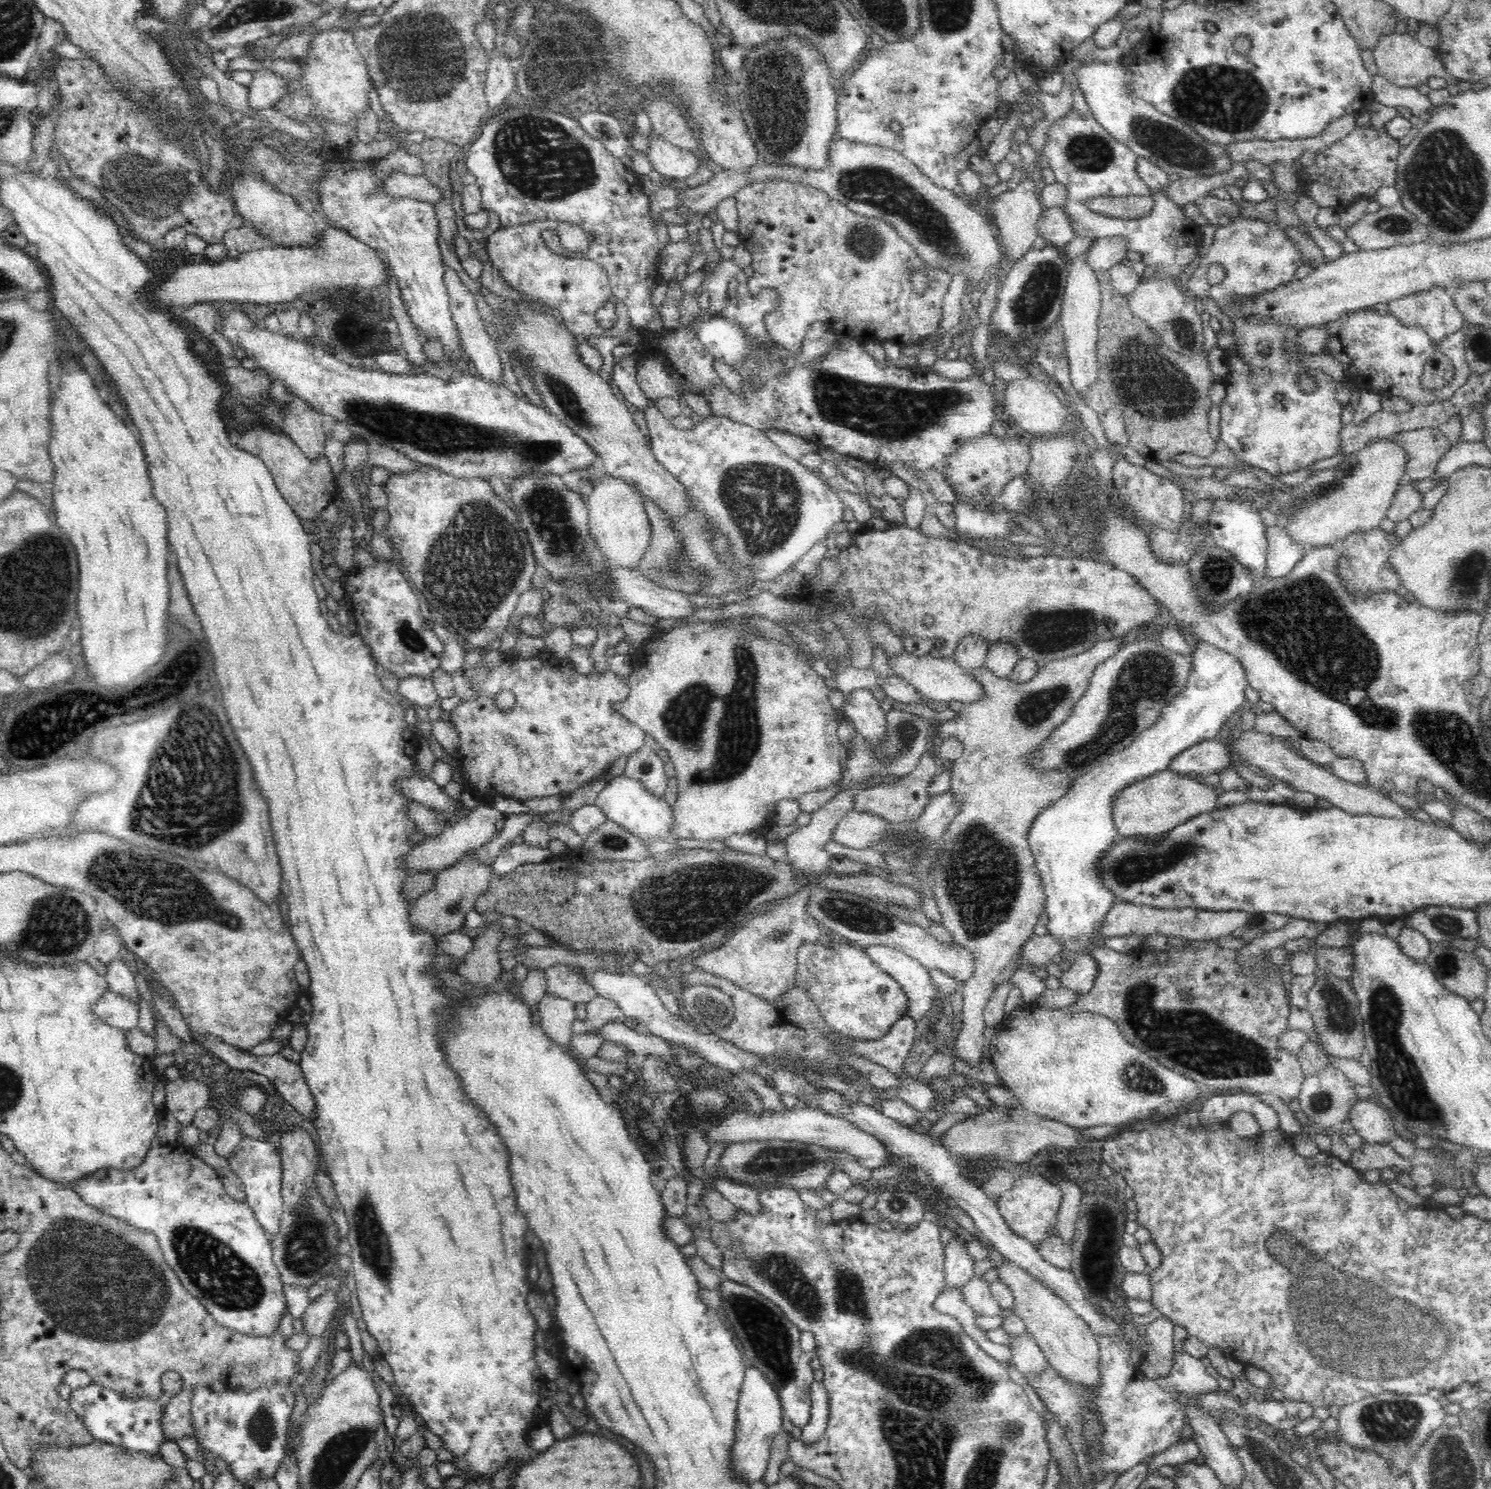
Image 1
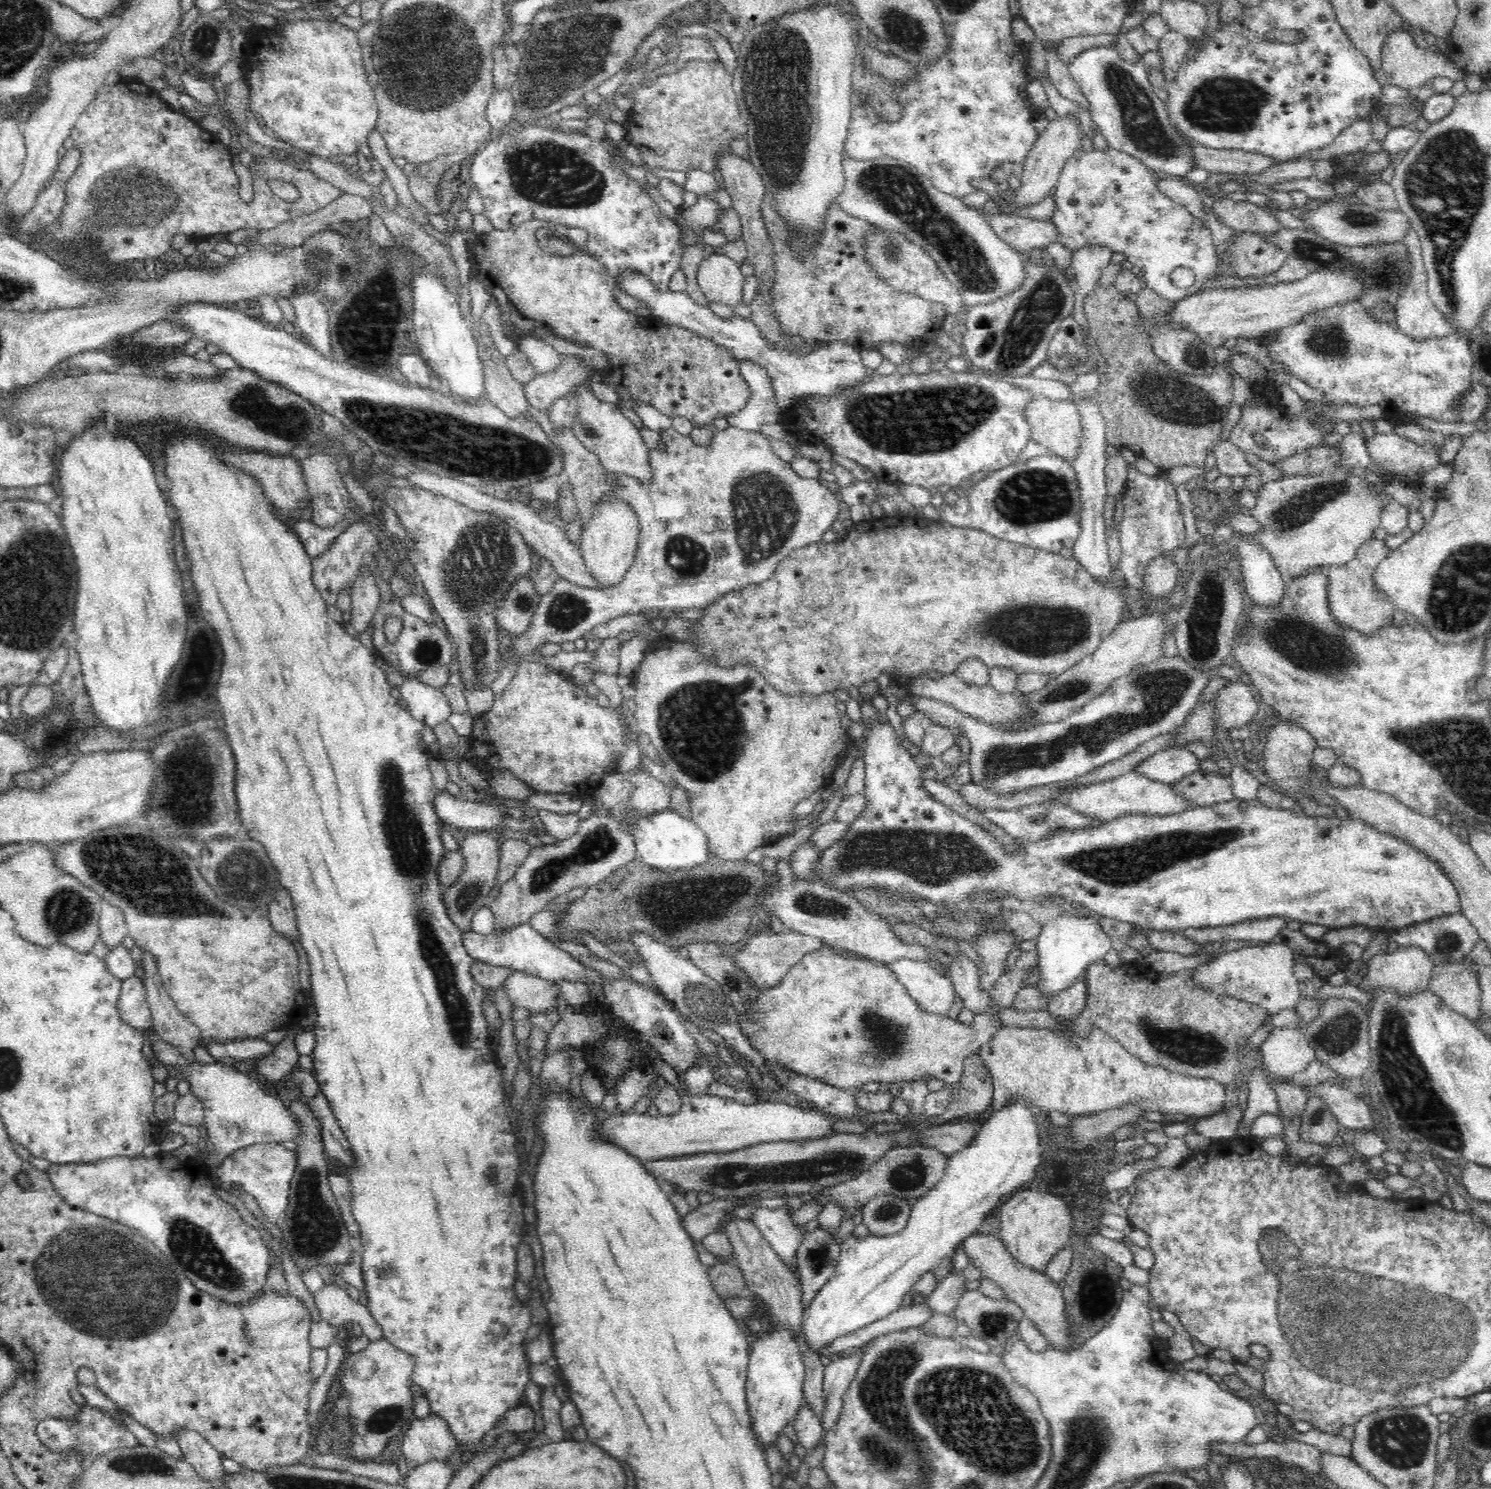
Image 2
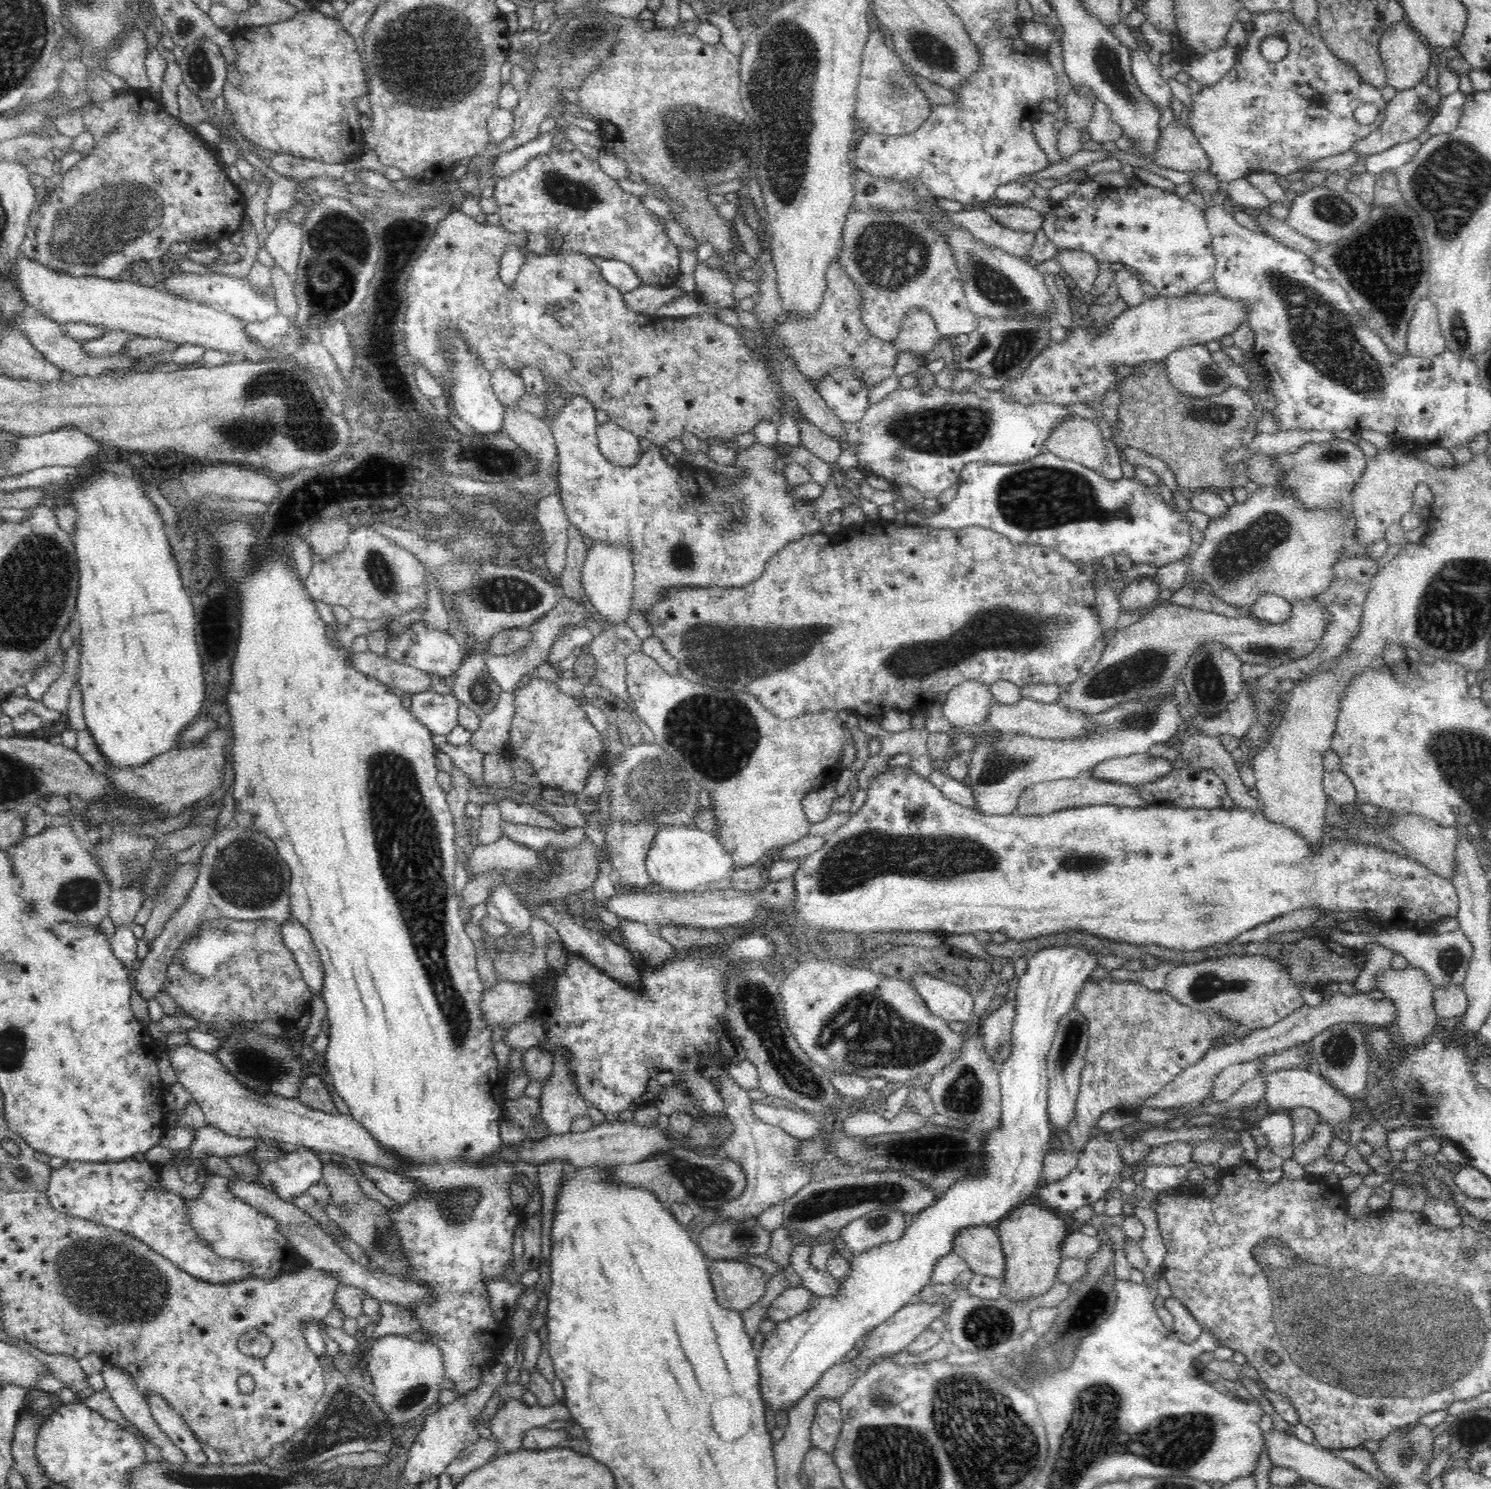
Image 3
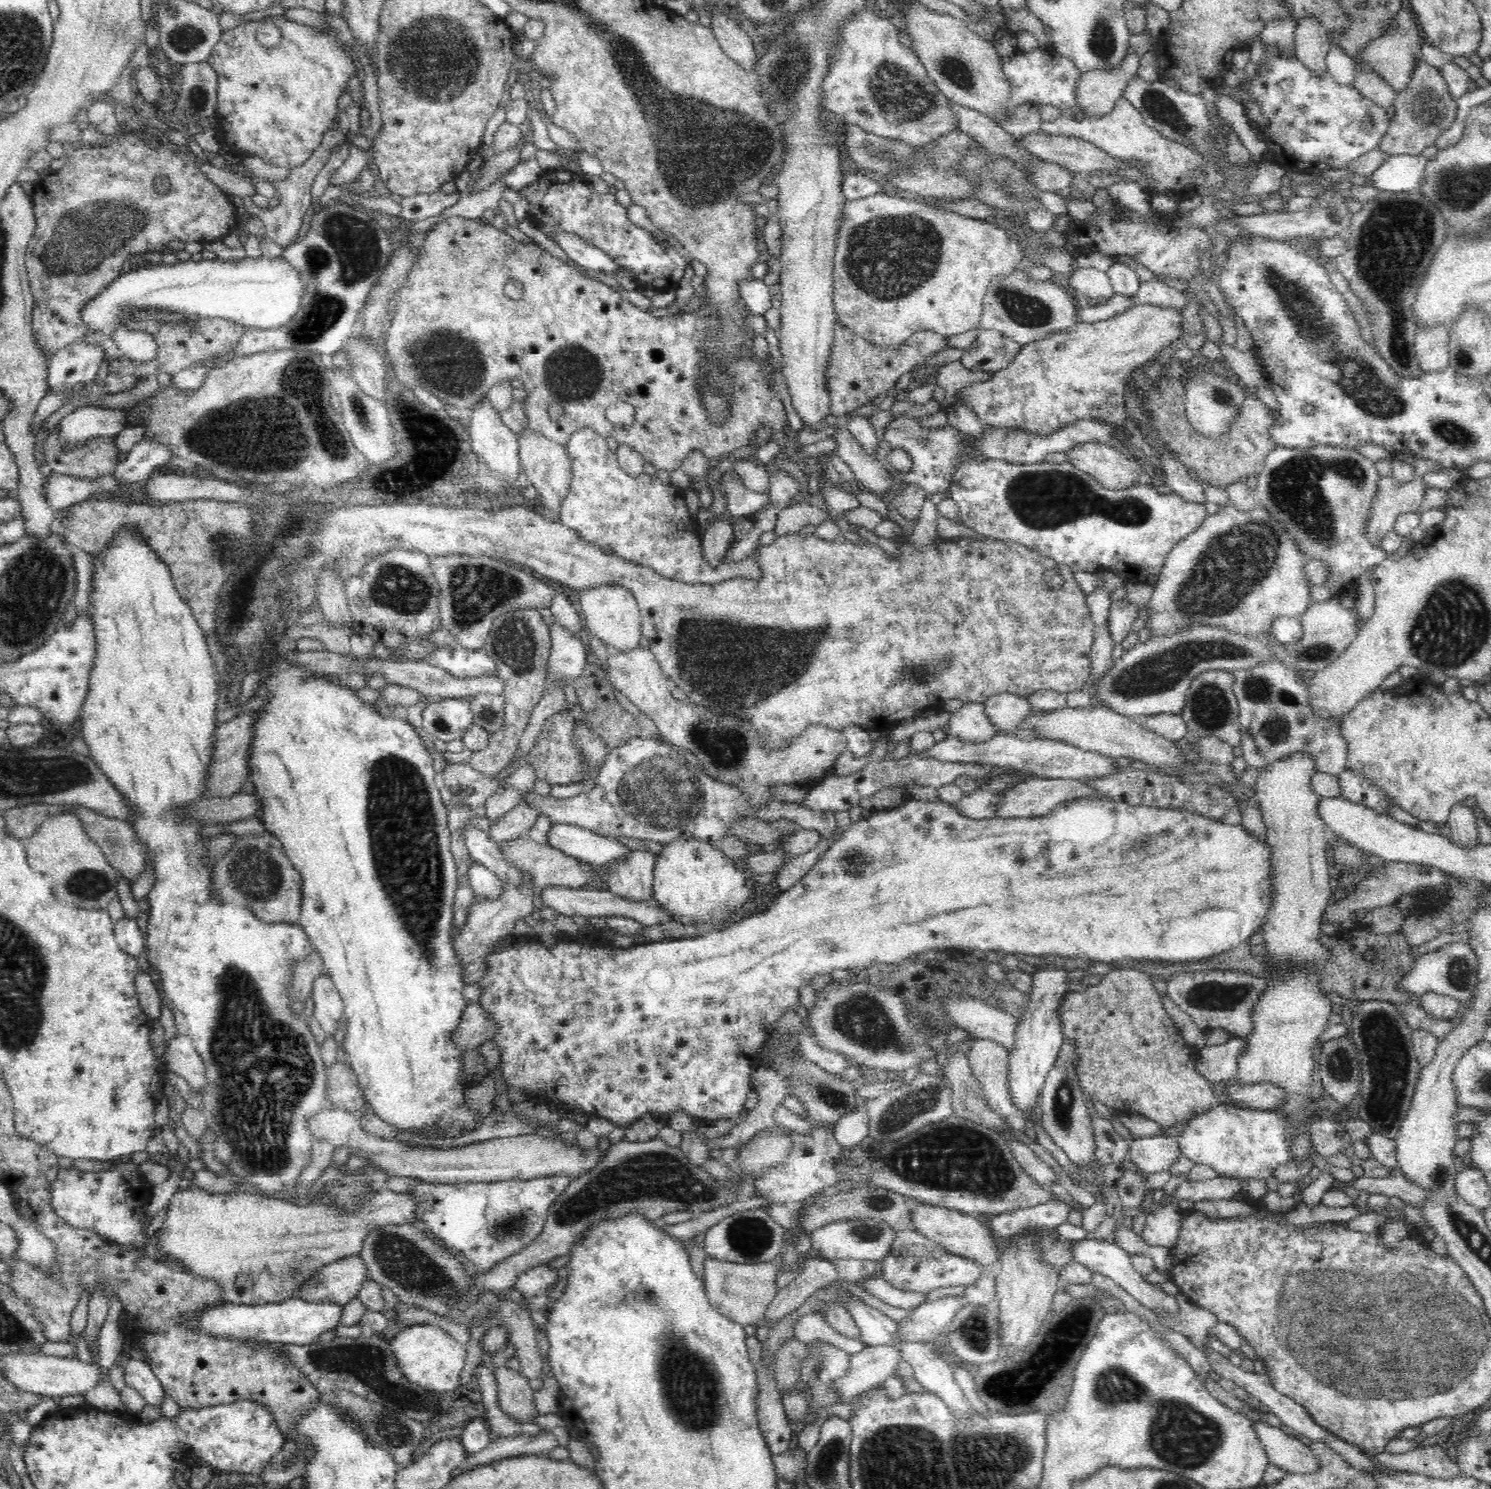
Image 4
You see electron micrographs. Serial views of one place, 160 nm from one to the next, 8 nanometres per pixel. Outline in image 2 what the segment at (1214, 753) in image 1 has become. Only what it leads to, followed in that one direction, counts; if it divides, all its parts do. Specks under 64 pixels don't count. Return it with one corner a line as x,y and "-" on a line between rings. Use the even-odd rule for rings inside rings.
1184,748
1156,752
1133,768
1134,773
1141,774
1156,782
1171,784
1182,780
1184,776
1199,770
1200,760

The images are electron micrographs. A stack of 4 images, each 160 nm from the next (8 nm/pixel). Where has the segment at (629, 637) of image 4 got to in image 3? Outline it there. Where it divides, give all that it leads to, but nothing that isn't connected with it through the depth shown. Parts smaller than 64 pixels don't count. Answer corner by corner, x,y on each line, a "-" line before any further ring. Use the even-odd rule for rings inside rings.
595,542
593,547
588,549
581,583
588,600
606,622
616,625
631,623
635,594
632,558
628,543
622,547
614,547
614,544

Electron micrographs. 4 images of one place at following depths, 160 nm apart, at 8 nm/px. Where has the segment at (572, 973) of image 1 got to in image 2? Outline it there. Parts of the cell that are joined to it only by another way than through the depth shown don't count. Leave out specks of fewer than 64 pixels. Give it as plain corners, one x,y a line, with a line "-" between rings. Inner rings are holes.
518,971
504,981
503,989
516,1009
526,1008
531,1015
552,1009
560,992
554,981

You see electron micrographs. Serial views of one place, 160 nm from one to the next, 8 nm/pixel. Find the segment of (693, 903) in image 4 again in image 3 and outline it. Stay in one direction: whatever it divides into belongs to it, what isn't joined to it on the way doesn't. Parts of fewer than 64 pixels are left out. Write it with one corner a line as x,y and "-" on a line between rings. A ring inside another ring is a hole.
664,826
658,830
645,862
653,882
671,893
689,893
700,888
723,885
730,881
732,857
718,838
696,826

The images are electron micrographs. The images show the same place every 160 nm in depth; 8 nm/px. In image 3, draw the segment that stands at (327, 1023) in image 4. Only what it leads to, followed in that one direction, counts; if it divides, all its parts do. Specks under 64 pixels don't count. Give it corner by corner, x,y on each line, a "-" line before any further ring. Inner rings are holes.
292,914
282,924
282,939
284,945
294,953
298,966
302,969
303,977
312,994
322,995
324,988
324,969
322,959
316,950
309,930

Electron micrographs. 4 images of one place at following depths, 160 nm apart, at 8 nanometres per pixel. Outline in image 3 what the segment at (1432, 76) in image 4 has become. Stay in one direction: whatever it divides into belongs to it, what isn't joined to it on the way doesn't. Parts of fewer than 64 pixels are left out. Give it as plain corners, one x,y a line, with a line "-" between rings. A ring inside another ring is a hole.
1426,79
1416,84
1414,88
1397,91
1395,98
1387,104
1386,119
1381,128
1367,138
1356,142
1356,146
1350,151
1367,157
1372,154
1380,154
1380,152
1388,150
1390,146
1396,146
1400,142
1418,139
1418,136
1426,132
1431,121
1440,112
1442,100
1443,97
1440,95
1439,89
1437,87
1431,88

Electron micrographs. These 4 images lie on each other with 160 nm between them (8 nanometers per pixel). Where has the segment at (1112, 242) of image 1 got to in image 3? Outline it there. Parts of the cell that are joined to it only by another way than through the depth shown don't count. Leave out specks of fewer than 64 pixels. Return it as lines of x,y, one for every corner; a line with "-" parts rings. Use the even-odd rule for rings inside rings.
1064,249
1055,254
1055,259
1060,263
1062,274
1076,281
1083,296
1094,286
1099,267
1098,261
1091,254

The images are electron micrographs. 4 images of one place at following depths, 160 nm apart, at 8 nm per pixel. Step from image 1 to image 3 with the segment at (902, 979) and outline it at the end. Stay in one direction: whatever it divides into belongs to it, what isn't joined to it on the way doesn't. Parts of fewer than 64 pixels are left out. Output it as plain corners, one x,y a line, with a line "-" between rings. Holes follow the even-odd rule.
914,974
911,984
916,987
932,1015
939,1016
948,1024
972,1024
974,997
962,990
961,986
940,980
931,974

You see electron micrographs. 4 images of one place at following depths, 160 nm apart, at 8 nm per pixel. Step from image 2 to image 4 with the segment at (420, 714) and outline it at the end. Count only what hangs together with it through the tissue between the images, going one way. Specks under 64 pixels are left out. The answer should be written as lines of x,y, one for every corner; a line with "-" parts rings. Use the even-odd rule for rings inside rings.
467,698
429,699
423,710
423,730
432,739
460,740
472,726
472,709

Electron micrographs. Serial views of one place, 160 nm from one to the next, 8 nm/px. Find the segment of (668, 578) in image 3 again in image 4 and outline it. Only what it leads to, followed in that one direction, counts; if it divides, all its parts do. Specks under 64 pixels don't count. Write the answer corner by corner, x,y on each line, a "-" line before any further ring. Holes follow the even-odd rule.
591,428
576,430
566,444
566,453
572,461
570,464
572,480
569,493
562,499
560,505
559,520
568,528
577,530
577,534
587,542
593,542
602,549
610,548
618,558
624,558
627,562
634,562
639,566
646,566
662,577
686,584
714,585
732,580
732,578
747,580
761,578
762,570
758,561
754,559
754,552
738,563
728,561
725,556
716,568
706,562
702,550
703,538
698,533
696,514
689,511
685,501
689,492
671,484
662,483
656,475
650,477
642,472
636,478
630,476
620,468
616,453
610,451
606,439
596,434

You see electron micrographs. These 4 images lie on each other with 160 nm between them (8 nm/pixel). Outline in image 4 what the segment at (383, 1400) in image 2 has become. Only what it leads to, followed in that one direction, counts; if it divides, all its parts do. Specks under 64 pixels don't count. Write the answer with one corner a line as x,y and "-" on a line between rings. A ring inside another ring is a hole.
412,1325
400,1333
394,1333
390,1349
396,1355
396,1361
402,1369
402,1375
408,1381
440,1394
452,1392
460,1384
464,1370
466,1349
458,1339
452,1338
444,1329
436,1325

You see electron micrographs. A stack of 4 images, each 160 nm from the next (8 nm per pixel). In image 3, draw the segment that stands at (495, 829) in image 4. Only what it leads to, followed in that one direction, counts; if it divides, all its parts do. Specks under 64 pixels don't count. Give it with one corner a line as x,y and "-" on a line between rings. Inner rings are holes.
512,799
496,800
500,806
500,811
505,822
512,824
527,824
528,826
540,826
550,829
565,829
564,826
558,823
548,814
538,812
533,806
521,805

